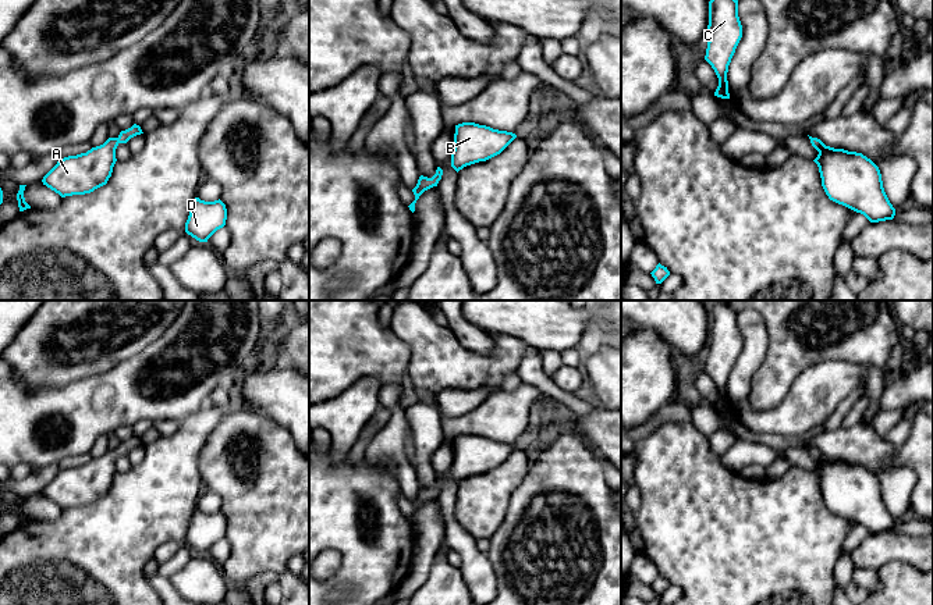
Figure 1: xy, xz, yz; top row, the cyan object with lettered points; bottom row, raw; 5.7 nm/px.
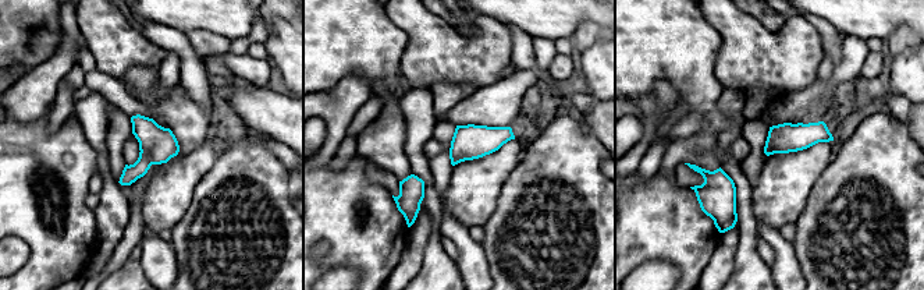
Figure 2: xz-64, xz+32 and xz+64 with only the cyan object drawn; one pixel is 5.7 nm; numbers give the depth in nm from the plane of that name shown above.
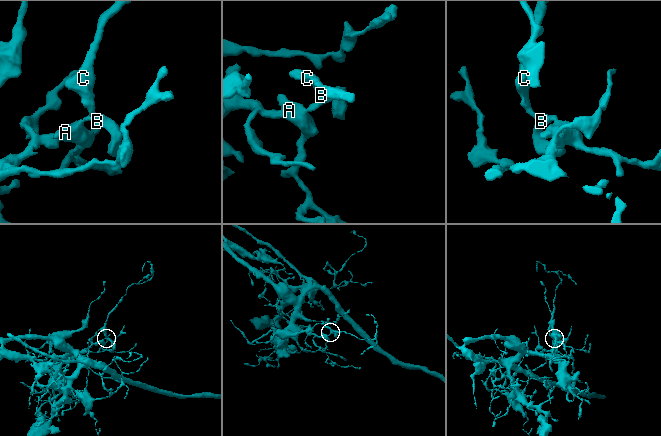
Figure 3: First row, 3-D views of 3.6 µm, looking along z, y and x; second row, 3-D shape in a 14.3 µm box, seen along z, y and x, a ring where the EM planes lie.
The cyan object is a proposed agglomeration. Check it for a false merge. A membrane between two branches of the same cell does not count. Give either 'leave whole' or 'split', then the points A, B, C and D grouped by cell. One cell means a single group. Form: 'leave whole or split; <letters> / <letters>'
leave whole; A B C D

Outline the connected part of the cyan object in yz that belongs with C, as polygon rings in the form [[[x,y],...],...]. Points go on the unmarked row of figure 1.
[[[716,300],[709,313],[707,360],[705,371],[712,377],[719,398],[714,408],[730,410],[727,384],[735,360],[742,349],[742,337],[738,328],[738,312],[730,300]]]

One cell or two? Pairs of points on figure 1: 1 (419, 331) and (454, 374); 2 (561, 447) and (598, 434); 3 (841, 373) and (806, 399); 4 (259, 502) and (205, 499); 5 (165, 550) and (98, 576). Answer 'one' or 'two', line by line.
1: one
2: two
3: one
4: two
5: two

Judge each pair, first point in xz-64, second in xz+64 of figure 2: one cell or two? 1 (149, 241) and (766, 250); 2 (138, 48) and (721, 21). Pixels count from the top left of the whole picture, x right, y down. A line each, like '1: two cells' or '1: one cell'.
1: two cells
2: one cell

